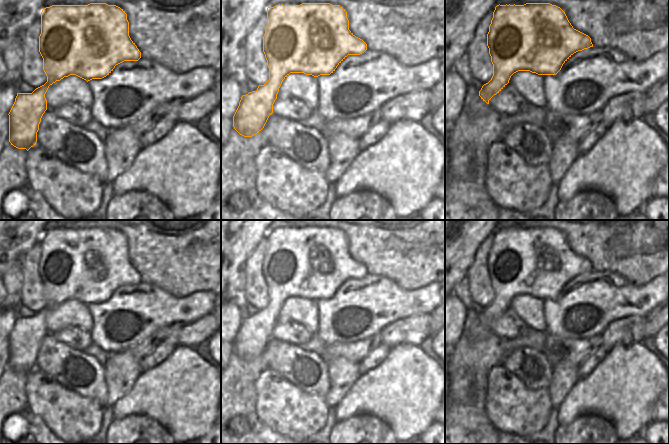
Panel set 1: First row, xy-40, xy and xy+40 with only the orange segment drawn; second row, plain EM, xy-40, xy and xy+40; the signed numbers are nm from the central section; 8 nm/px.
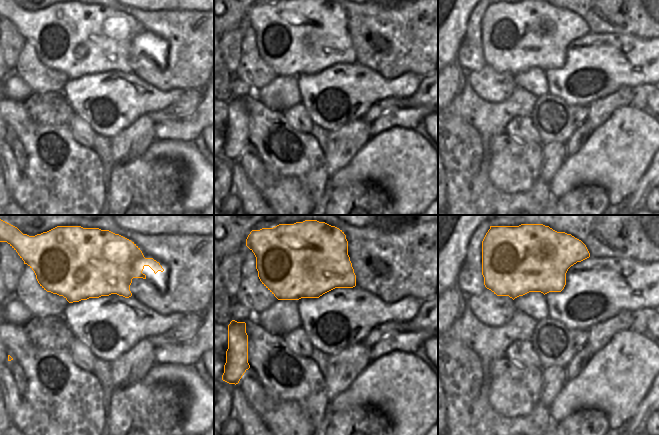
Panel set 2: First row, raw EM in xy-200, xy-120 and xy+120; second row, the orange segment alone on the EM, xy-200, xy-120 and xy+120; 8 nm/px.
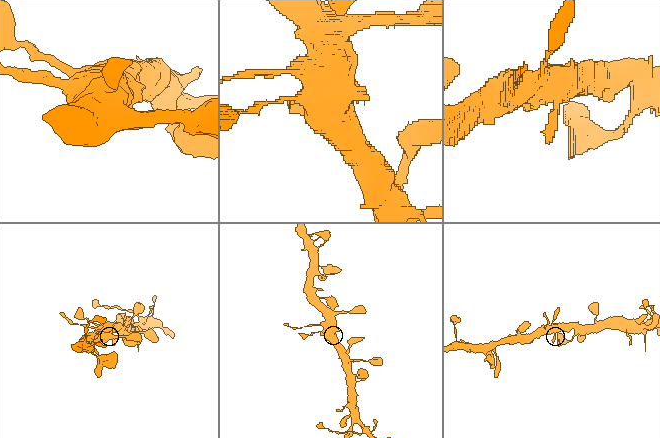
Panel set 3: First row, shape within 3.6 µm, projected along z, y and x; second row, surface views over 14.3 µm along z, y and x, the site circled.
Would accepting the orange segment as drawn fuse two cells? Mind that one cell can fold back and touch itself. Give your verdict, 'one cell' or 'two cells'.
one cell

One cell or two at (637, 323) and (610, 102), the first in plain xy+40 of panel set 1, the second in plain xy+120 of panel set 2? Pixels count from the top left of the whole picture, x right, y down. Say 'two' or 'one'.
one

